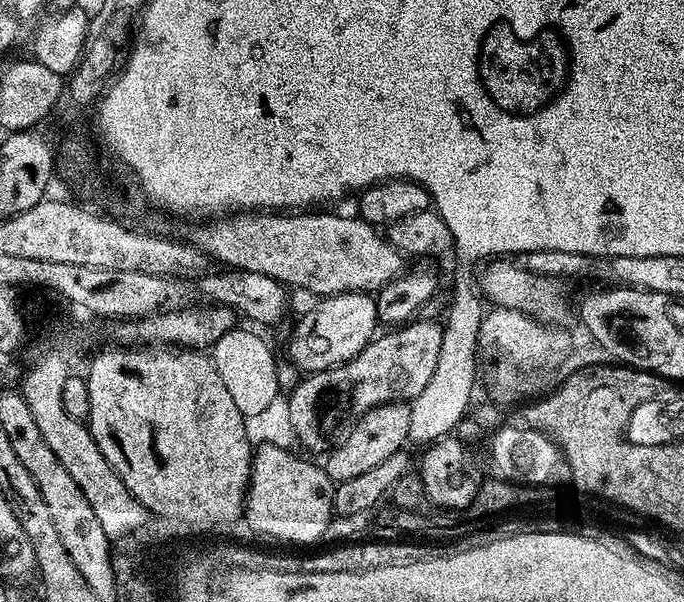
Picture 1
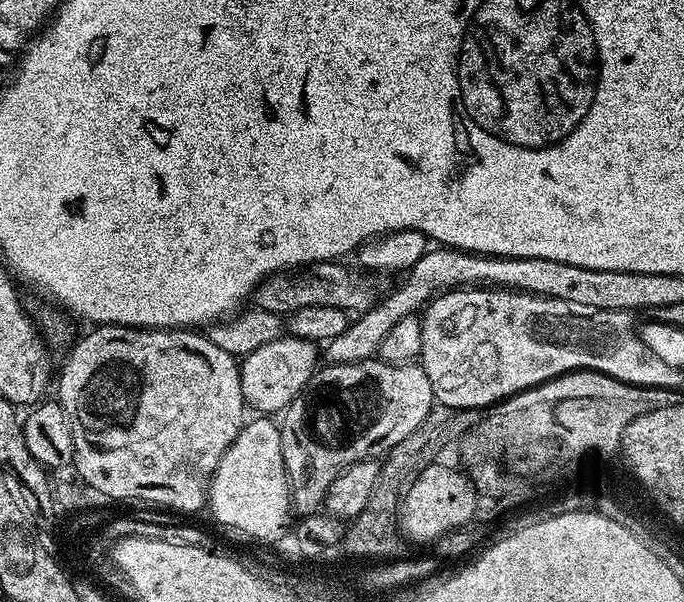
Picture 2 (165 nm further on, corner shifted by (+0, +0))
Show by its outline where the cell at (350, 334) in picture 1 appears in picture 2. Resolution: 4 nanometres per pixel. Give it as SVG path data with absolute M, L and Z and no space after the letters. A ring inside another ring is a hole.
M291 334L266 342L239 361L240 385L244 403L256 414L280 414L297 394L304 391L310 378L318 371L318 348L313 341L303 340Z

